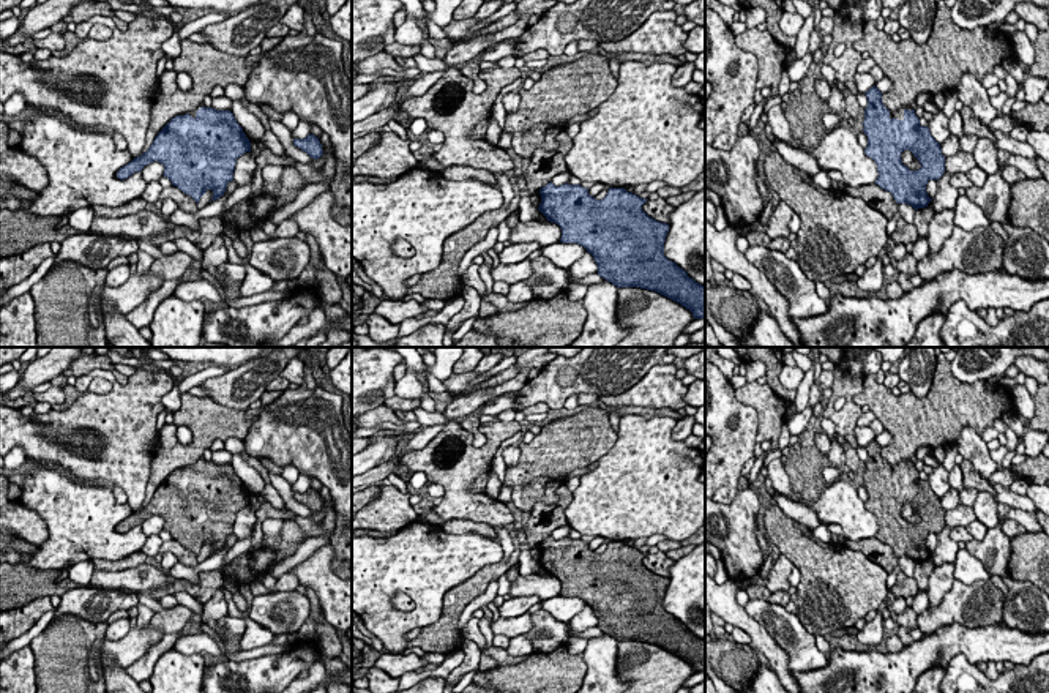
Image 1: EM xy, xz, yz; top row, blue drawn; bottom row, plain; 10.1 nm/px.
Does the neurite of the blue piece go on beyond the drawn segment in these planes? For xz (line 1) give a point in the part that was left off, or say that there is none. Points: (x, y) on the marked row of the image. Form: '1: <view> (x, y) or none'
1: none

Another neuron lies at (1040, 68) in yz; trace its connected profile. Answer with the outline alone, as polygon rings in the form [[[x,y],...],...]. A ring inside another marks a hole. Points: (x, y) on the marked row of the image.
[[[1049,28],[1038,32],[1038,38],[1033,43],[1035,63],[1028,68],[1030,76],[1044,79],[1049,76]]]

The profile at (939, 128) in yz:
[[[939,109],[939,112],[932,115],[932,120],[929,122],[928,128],[931,131],[931,136],[939,144],[943,144],[951,136],[948,128],[948,117],[943,114],[942,109]]]

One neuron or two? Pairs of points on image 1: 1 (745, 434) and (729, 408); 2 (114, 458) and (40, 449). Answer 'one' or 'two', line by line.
1: one
2: one

